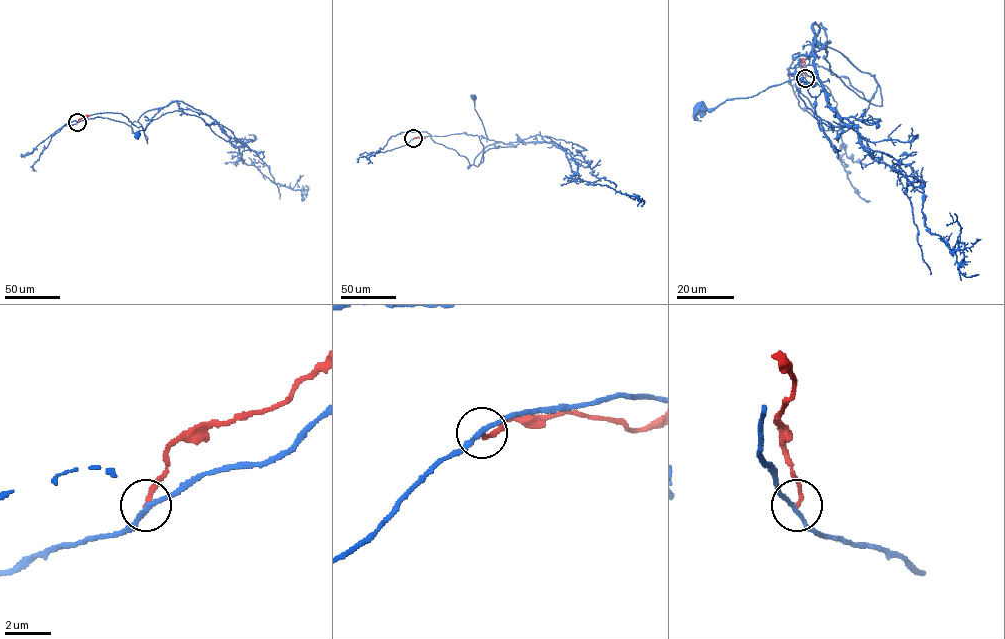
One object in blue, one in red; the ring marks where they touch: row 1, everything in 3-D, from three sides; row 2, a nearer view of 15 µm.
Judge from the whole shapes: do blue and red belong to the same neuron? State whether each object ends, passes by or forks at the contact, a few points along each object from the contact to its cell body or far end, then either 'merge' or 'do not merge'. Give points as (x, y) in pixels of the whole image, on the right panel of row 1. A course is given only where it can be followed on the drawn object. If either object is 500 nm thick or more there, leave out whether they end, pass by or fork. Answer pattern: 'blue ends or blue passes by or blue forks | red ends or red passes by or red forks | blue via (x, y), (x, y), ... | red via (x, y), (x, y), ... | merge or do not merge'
blue passes by | red ends | blue via (805, 78), (798, 52), (797, 91), (837, 131), (863, 115), (878, 83), (816, 40), (795, 78), (700, 108) | red via (805, 78), (804, 60) | do not merge

